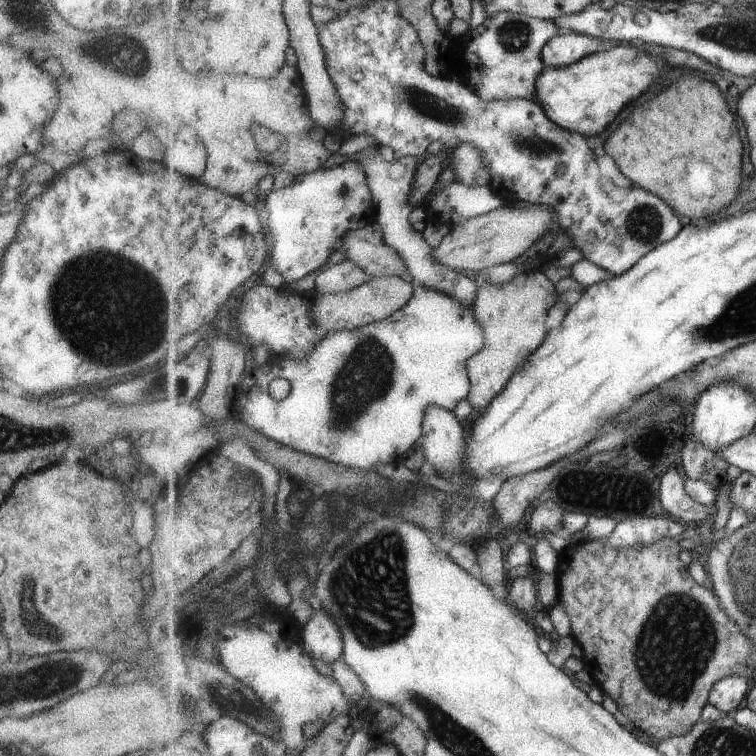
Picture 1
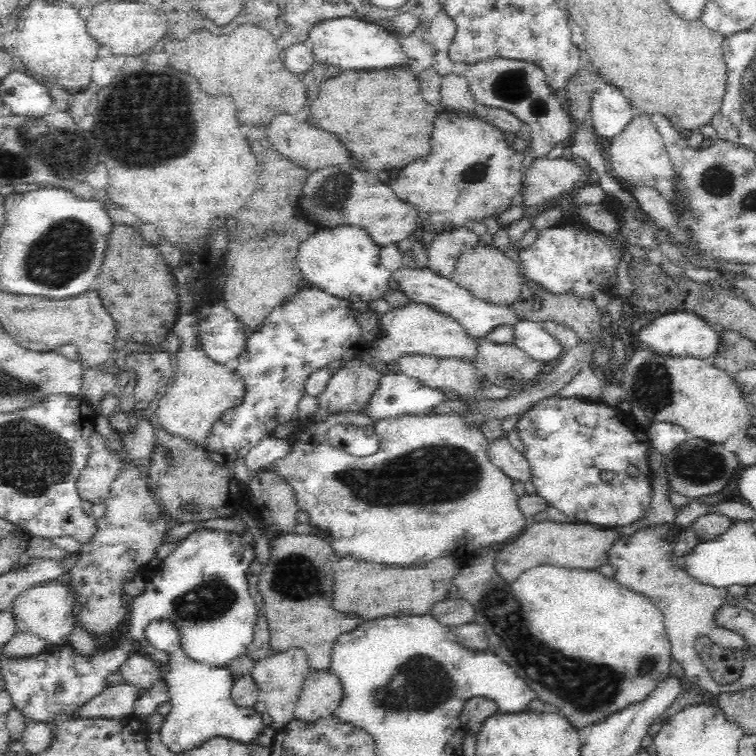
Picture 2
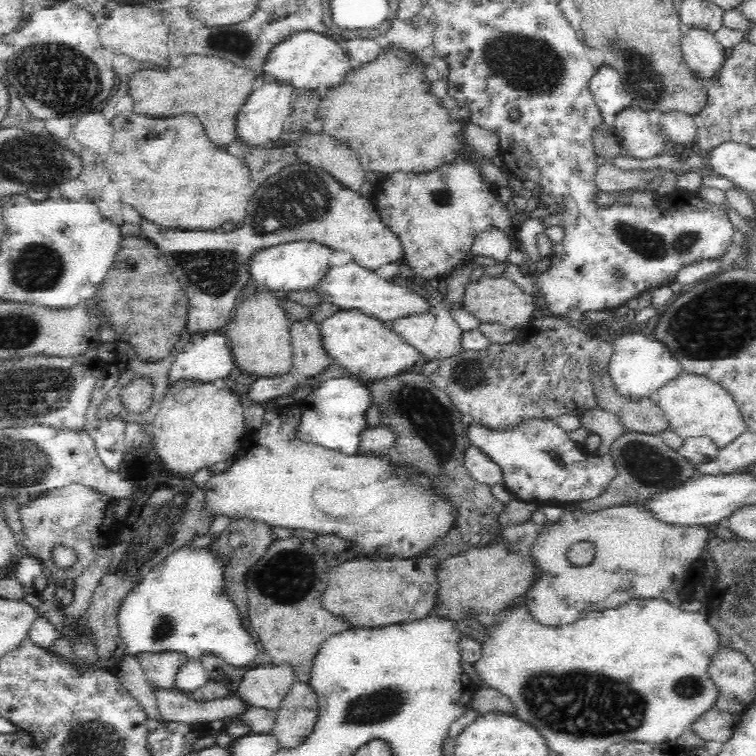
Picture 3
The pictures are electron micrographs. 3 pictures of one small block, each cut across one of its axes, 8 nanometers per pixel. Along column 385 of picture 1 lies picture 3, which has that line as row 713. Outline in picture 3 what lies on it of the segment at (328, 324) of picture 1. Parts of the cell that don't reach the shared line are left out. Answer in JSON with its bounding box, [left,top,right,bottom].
[273,679,318,748]

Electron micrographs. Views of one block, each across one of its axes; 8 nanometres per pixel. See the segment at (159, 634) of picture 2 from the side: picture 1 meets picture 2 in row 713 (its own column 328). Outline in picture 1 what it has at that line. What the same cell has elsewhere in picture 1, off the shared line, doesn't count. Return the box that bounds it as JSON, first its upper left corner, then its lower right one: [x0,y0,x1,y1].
[264,160,378,284]

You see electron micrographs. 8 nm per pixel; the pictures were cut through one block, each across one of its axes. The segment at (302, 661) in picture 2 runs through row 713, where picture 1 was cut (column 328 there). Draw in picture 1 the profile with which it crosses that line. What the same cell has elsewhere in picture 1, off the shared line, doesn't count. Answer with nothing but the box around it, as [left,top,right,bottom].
[315,260,373,294]

